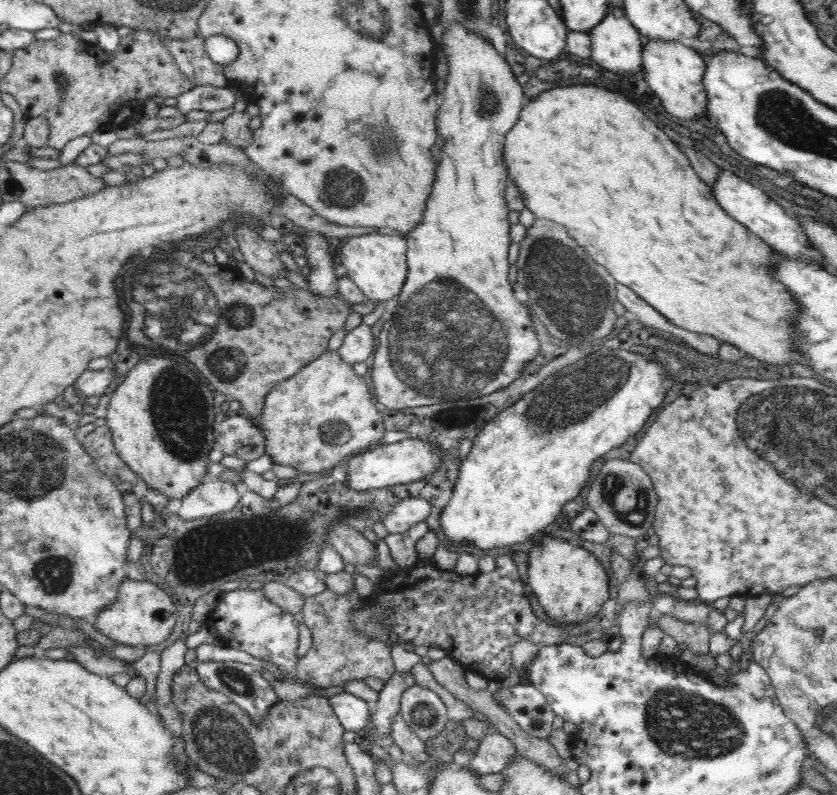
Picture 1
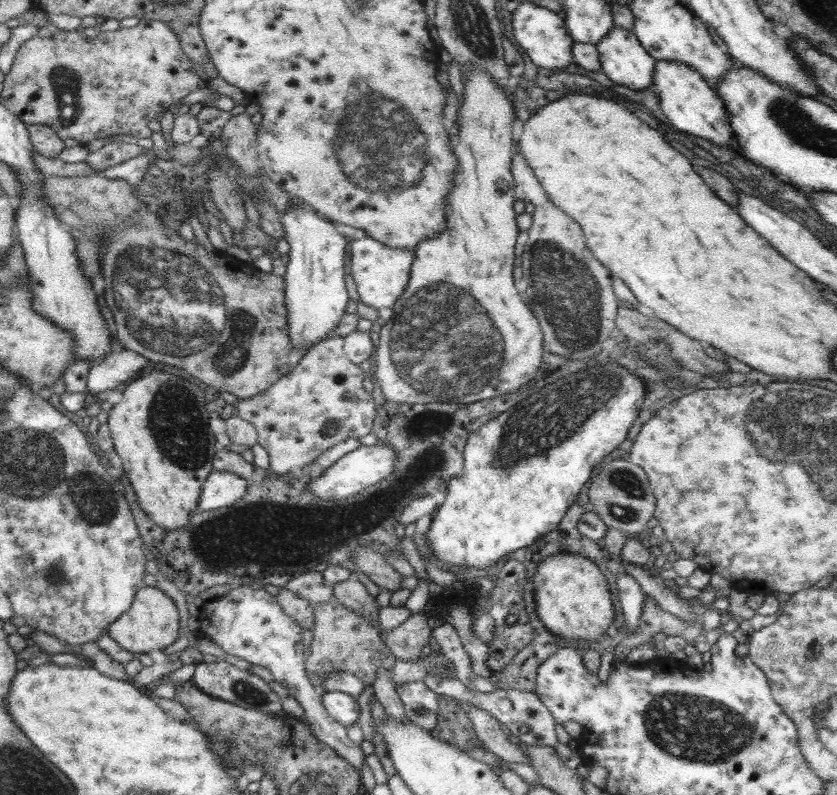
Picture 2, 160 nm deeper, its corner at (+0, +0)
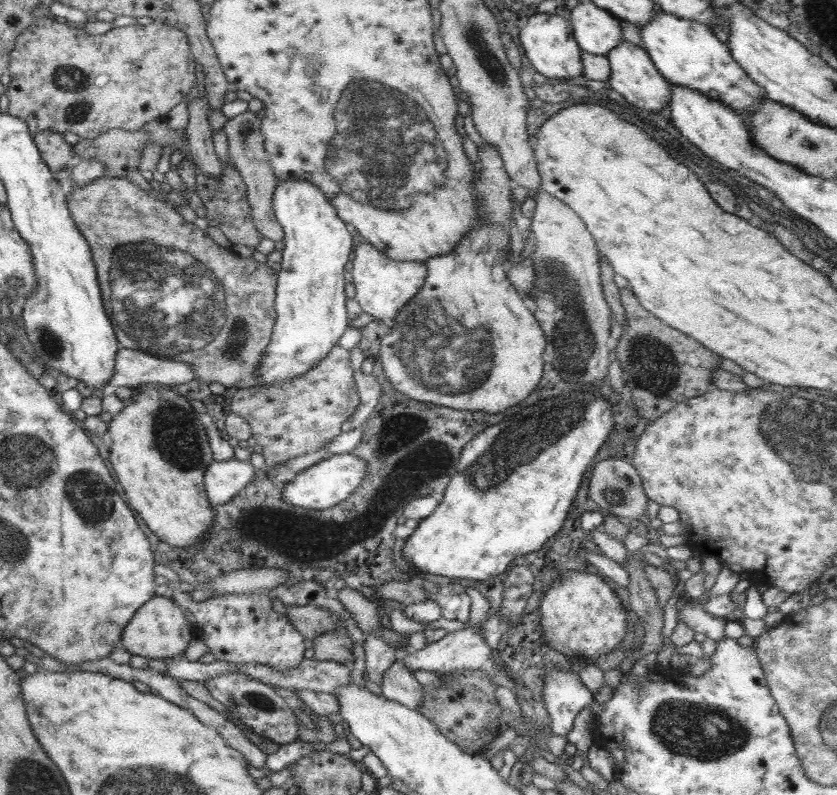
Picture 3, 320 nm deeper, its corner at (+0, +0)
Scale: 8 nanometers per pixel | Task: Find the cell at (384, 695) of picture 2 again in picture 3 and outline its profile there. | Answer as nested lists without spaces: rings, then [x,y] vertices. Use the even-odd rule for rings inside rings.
[[[366,633],[366,639],[363,643],[365,652],[365,672],[368,678],[381,686],[383,674],[393,662],[398,659],[398,652],[389,645],[382,637],[376,636],[374,633]]]

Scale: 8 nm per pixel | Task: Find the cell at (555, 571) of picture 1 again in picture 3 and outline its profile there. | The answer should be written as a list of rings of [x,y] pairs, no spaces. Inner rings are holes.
[[[565,572],[546,589],[539,613],[546,644],[569,658],[598,658],[608,654],[616,650],[628,633],[626,609],[610,585],[592,572]]]

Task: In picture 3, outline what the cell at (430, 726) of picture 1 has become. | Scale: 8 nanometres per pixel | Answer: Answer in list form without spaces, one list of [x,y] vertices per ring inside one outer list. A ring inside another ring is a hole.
[[[400,655],[393,662],[393,666],[384,672],[381,687],[382,695],[386,699],[411,709],[417,710],[417,706],[422,702],[422,696],[424,696],[423,686],[406,668]]]

